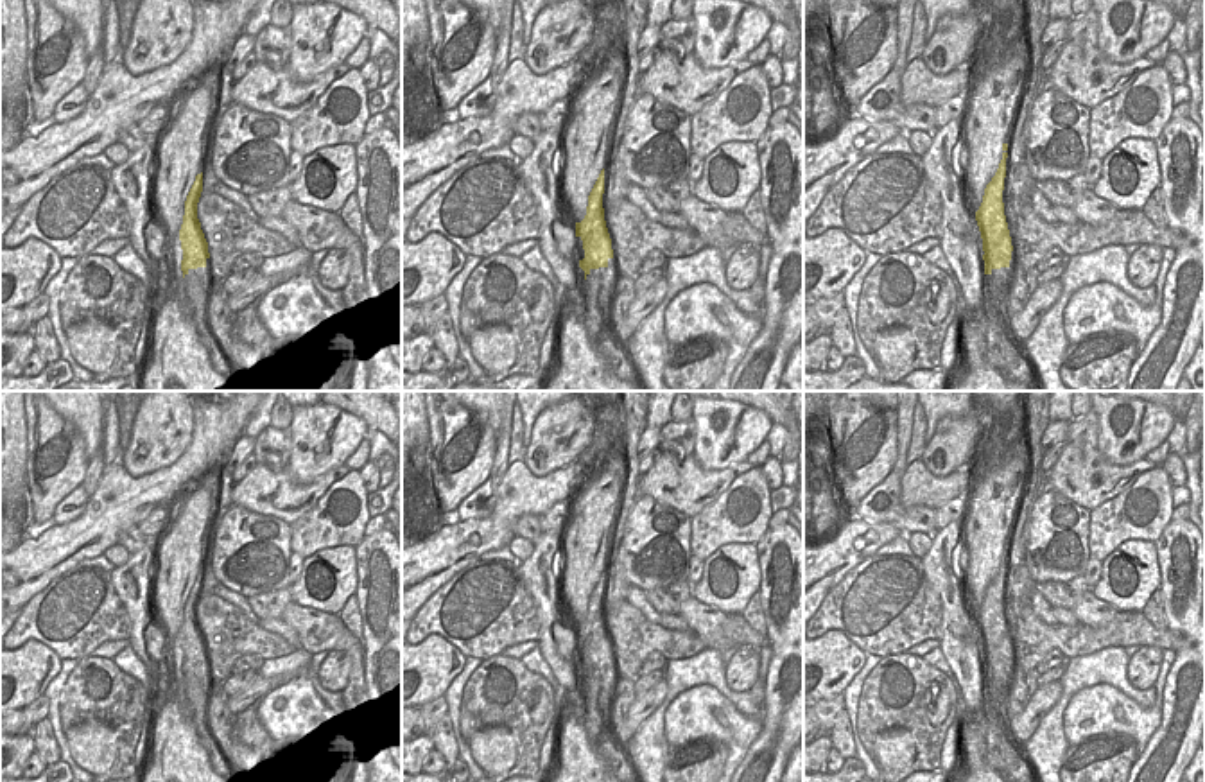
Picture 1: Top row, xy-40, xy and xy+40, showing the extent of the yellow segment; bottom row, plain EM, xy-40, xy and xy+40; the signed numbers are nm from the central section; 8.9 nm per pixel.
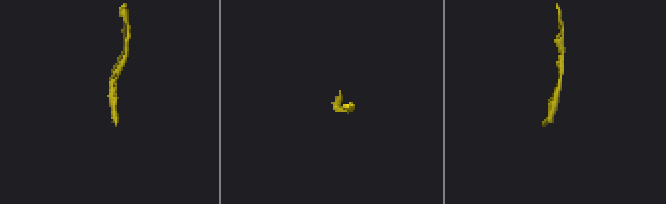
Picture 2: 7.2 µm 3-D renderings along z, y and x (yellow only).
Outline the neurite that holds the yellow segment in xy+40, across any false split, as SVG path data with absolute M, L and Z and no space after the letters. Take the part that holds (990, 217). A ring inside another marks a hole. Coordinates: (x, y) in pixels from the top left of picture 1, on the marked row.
M972 0L984 16L970 57L965 187L983 239L984 274L993 300L1011 280L1011 237L1004 215L1008 136L1029 70L1026 0Z

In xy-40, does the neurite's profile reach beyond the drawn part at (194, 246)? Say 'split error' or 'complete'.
split error

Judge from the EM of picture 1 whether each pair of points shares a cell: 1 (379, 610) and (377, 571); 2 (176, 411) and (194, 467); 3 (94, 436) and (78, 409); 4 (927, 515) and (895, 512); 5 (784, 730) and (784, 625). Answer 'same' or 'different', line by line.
1: same
2: different
3: same
4: same
5: same

